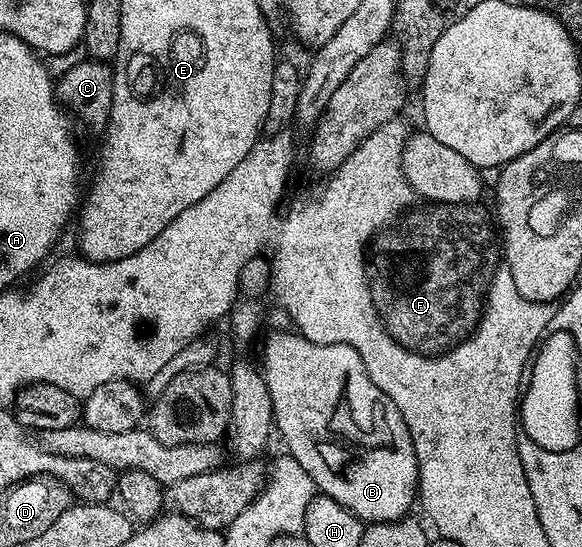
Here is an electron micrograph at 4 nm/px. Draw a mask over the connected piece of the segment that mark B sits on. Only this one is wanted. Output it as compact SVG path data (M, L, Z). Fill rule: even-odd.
M295 331L272 332L264 340L262 371L272 403L275 431L284 439L287 455L293 456L310 474L323 495L334 498L362 522L381 524L403 520L414 508L418 496L420 471L414 454L410 430L394 402L370 378L354 346L312 344Z

